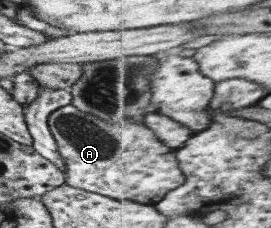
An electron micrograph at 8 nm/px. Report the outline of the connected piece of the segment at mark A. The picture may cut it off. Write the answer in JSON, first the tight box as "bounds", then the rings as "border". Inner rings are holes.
{"bounds":[46,104,186,206],"border":[[[71,104],[54,109],[46,119],[48,130],[57,145],[59,155],[64,159],[66,167],[64,182],[75,189],[98,193],[117,200],[135,200],[143,205],[155,206],[170,191],[176,190],[186,182],[186,175],[178,164],[177,149],[173,149],[161,142],[155,132],[144,122],[120,121],[109,123],[97,119],[94,115],[83,113]]]}

